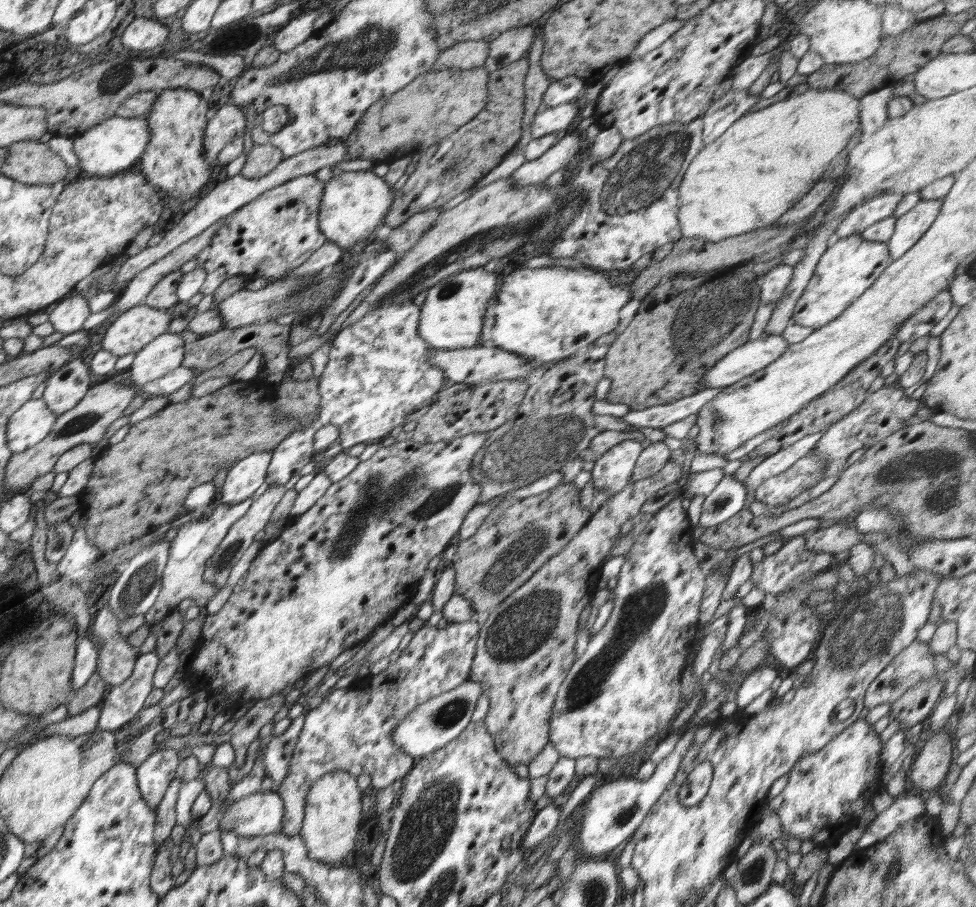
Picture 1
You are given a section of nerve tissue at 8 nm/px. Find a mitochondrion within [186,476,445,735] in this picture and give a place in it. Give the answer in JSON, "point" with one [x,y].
{"point":[233,548]}

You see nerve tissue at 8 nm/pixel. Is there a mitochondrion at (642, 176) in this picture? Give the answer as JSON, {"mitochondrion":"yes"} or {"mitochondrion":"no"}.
{"mitochondrion":"yes"}

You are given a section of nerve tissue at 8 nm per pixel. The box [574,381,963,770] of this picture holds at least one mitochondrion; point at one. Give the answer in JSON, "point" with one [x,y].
{"point":[871,624]}

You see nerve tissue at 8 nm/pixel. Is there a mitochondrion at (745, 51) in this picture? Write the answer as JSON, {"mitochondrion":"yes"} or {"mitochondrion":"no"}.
{"mitochondrion":"no"}

